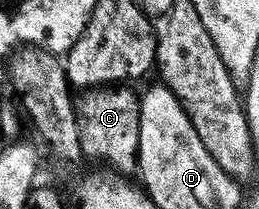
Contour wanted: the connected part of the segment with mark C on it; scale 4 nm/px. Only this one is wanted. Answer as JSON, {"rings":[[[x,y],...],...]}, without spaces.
{"rings":[[[93,90],[77,104],[81,150],[88,161],[100,160],[115,172],[134,173],[139,155],[139,96],[123,90]]]}

